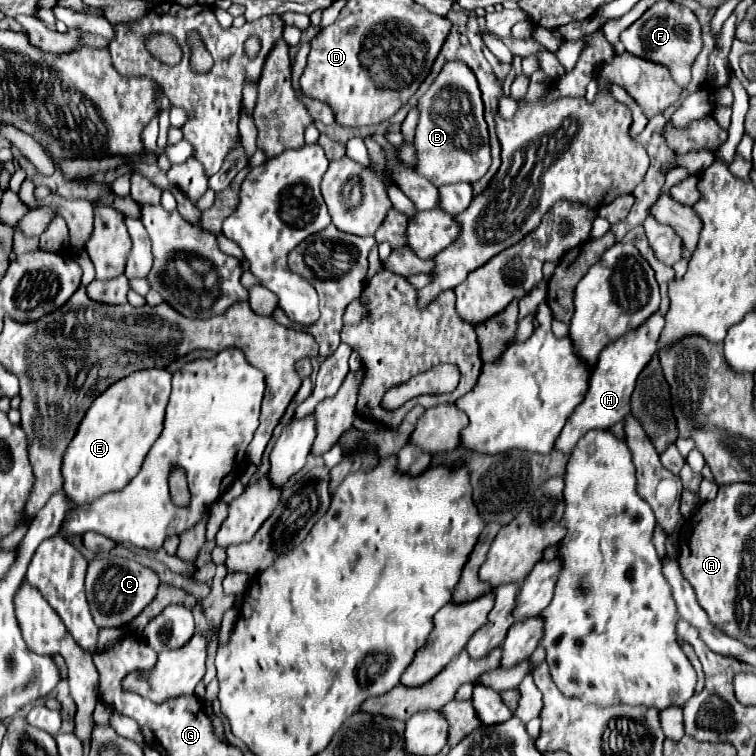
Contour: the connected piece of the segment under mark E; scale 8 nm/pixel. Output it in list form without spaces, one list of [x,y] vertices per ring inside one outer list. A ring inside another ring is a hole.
[[[153,368],[129,374],[93,402],[63,458],[63,488],[75,504],[89,504],[105,492],[123,488],[141,470],[147,452],[163,430],[169,392],[171,374]]]

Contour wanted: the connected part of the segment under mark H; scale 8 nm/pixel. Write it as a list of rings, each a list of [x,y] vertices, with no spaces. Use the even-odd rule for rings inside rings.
[[[655,312],[641,326],[637,326],[635,330],[629,330],[627,334],[623,334],[621,338],[617,338],[605,346],[605,350],[601,352],[601,356],[597,360],[597,368],[591,374],[589,392],[587,392],[583,404],[569,416],[569,420],[561,432],[561,438],[557,438],[557,444],[555,444],[557,450],[569,454],[575,448],[575,444],[579,442],[579,438],[585,436],[589,430],[593,430],[593,428],[609,430],[613,424],[625,420],[625,416],[631,412],[631,394],[635,390],[637,376],[641,374],[641,370],[649,364],[649,360],[659,350],[659,336],[661,336],[663,324],[665,324],[663,316],[659,312]]]

